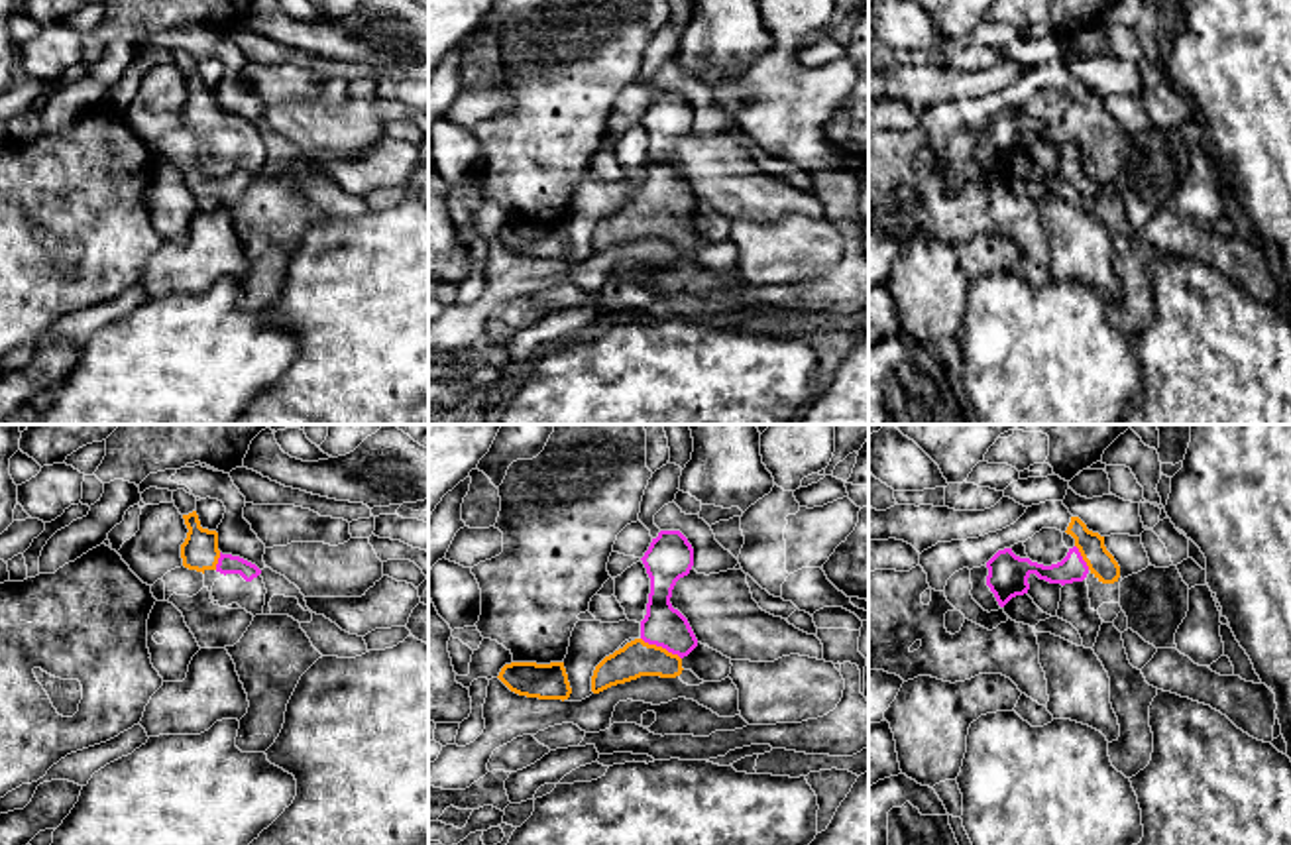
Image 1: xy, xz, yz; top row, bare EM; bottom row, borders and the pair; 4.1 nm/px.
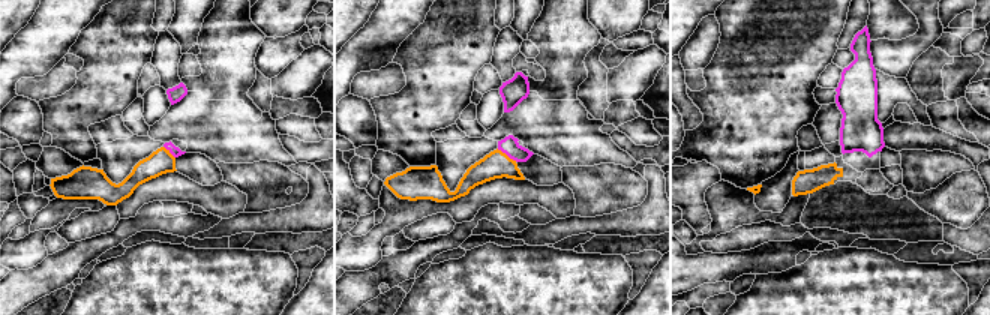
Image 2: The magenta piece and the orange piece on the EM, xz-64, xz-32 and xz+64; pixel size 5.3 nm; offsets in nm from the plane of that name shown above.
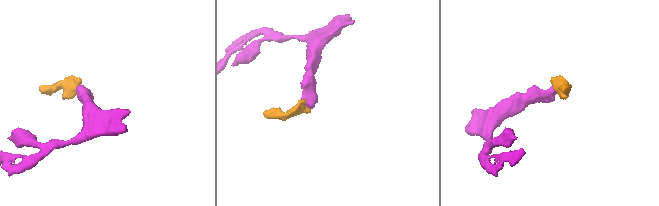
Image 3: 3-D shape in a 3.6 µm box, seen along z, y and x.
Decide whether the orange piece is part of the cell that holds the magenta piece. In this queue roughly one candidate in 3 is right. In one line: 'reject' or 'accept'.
accept

